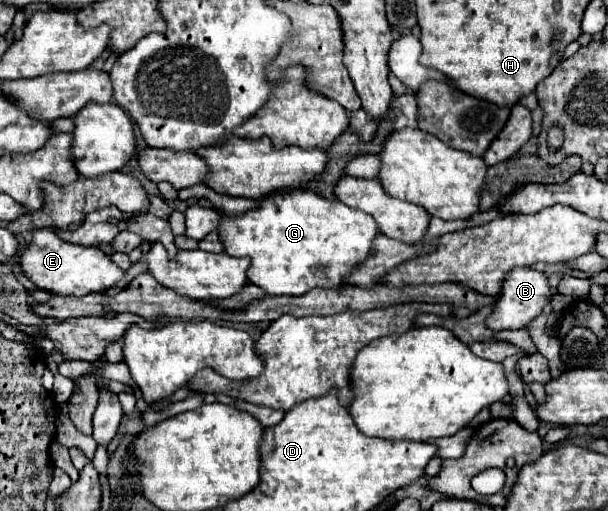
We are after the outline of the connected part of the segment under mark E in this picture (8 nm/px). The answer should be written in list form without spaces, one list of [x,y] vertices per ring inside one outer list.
[[[34,229],[32,243],[20,253],[18,259],[22,273],[42,291],[50,291],[54,295],[88,295],[88,293],[106,293],[106,289],[114,287],[122,277],[124,271],[110,261],[106,253],[98,247],[82,247],[62,241],[52,229]]]

